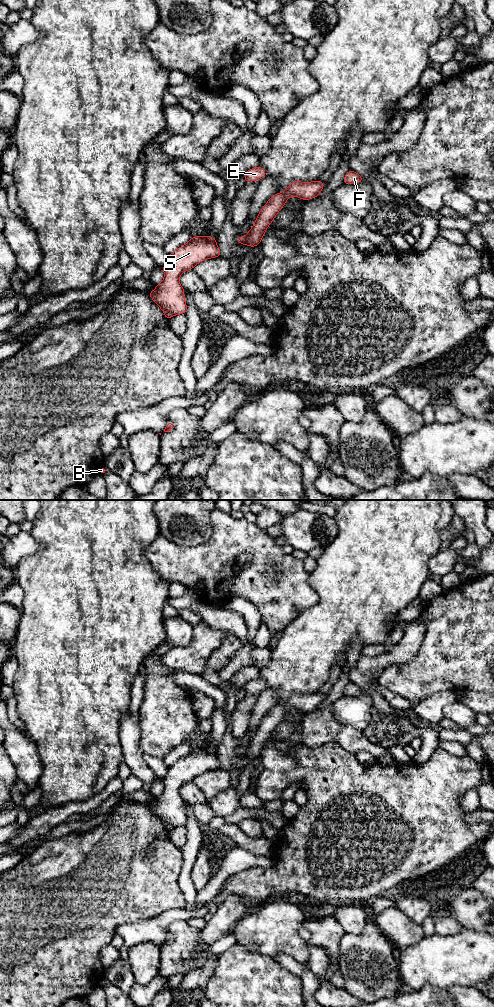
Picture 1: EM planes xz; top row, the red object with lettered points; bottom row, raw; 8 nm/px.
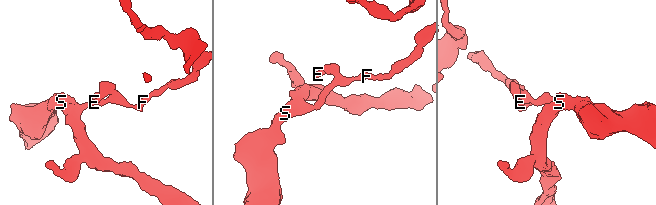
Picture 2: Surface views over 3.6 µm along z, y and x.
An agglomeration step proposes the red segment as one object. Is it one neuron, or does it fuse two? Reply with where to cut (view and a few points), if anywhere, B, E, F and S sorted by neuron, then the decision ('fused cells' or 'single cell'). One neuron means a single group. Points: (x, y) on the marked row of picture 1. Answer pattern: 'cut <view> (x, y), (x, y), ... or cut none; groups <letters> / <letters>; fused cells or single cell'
cut xz (246, 236), (247, 244); groups B S / E F; fused cells

